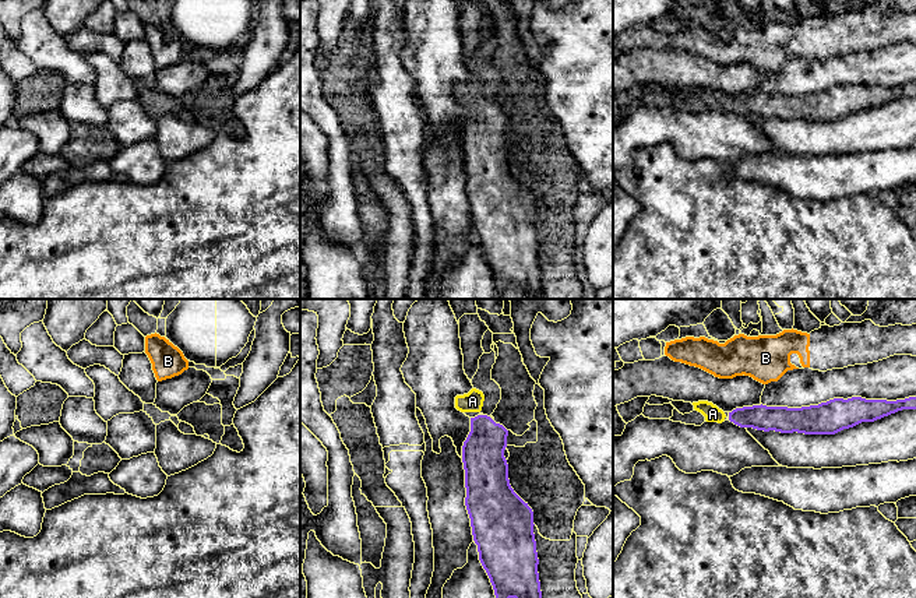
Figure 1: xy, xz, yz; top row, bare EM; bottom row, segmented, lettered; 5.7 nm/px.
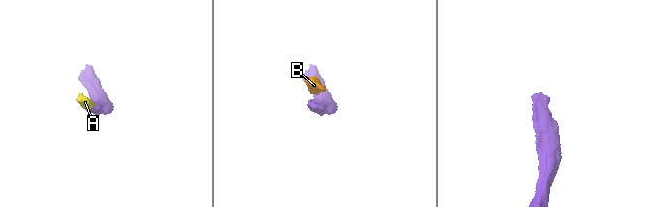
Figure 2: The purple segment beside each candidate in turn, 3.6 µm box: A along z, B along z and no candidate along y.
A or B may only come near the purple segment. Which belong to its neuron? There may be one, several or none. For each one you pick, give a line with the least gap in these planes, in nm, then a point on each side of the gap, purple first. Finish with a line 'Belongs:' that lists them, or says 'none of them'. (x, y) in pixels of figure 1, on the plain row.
A: Distance 20 nm. Across: xz (478, 102), (478, 98)
Belongs: A

